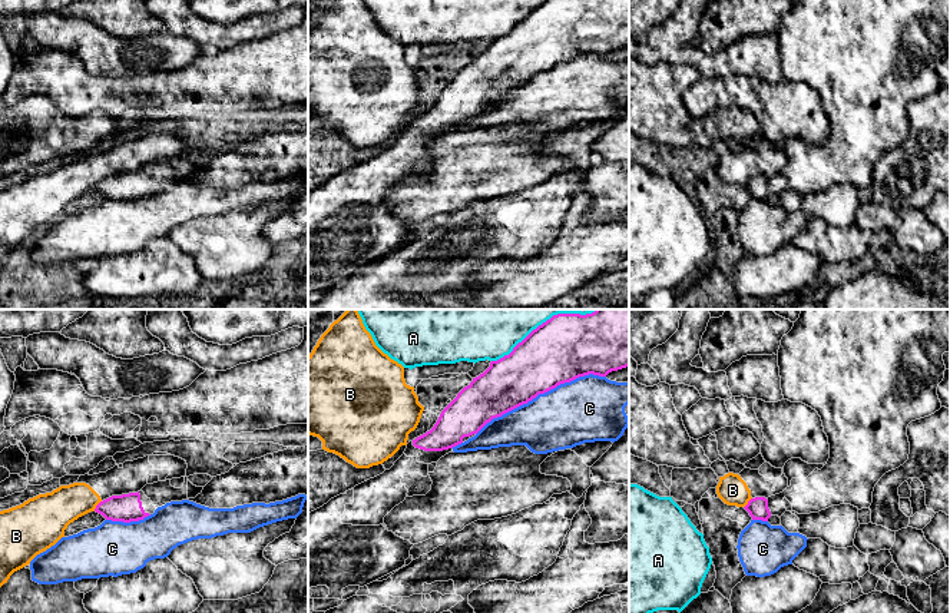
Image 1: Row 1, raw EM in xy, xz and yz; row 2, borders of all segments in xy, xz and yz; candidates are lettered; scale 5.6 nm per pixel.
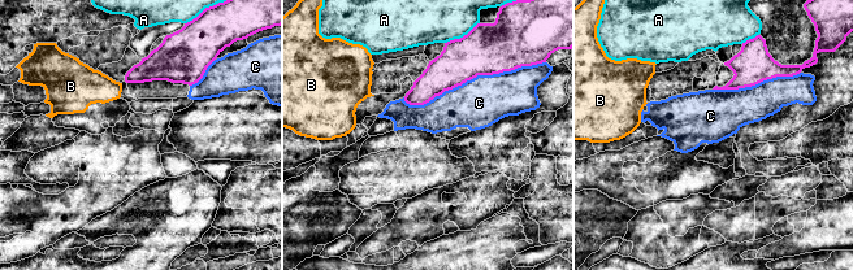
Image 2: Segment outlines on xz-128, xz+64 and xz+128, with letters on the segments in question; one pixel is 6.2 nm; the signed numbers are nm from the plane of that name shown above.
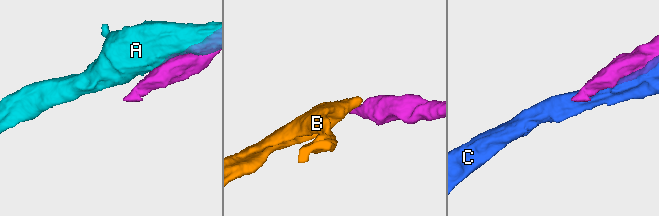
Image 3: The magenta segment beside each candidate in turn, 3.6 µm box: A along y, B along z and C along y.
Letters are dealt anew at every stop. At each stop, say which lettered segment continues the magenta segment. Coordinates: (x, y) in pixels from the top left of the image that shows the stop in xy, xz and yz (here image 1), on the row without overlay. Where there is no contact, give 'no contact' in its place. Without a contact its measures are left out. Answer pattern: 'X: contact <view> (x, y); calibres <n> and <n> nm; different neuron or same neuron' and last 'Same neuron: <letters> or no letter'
A: contact xz (519, 22); calibres 360 and 220 nm; different neuron
B: contact xy (96, 185); calibres 160 and 220 nm; different neuron
C: contact xz (540, 72); calibres 360 and 360 nm; different neuron
Same neuron: no letter

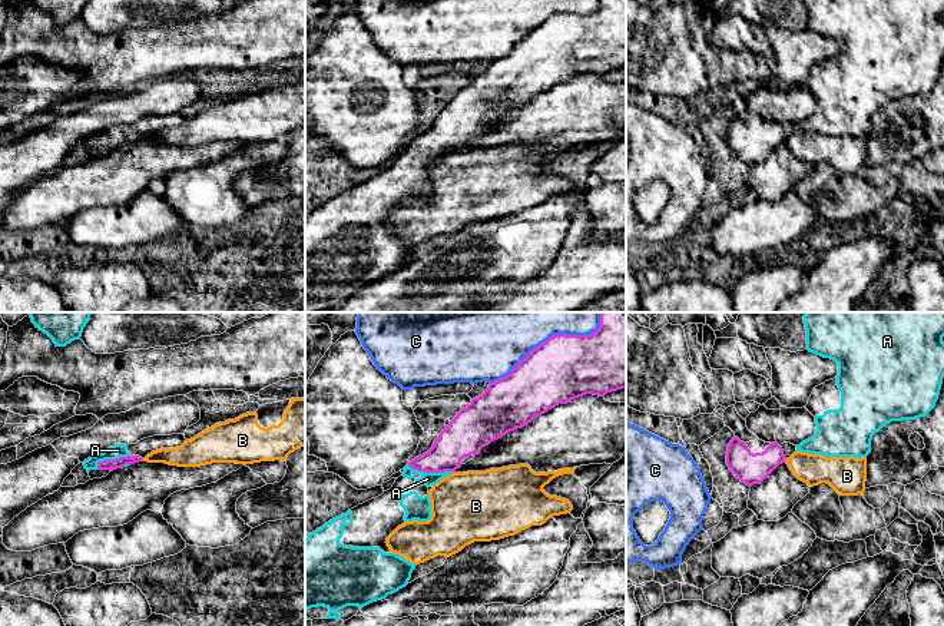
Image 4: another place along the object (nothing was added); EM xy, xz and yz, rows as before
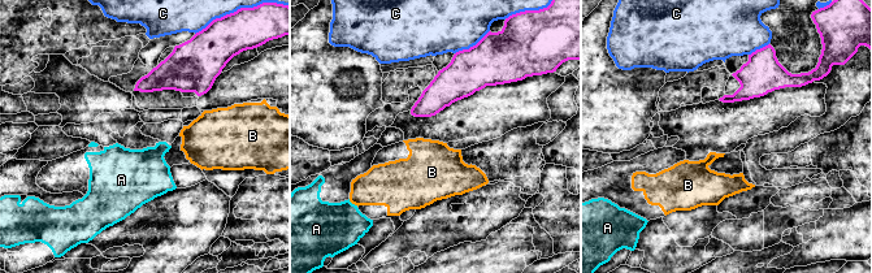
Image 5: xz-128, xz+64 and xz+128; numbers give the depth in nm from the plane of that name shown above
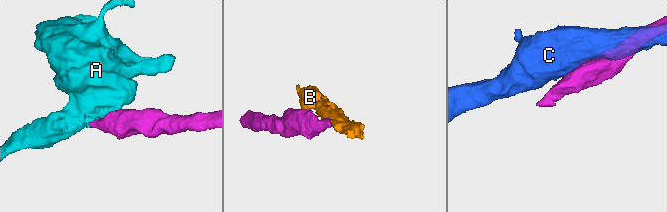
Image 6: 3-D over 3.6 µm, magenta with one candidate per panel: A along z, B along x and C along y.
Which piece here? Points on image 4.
A: contact xz (430, 151); calibres 220 and 80 nm; same neuron
B: contact yz (785, 138); calibres 180 and 180 nm; different neuron
C: contact xz (549, 17); calibres 360 and 260 nm; different neuron
Same neuron: A

